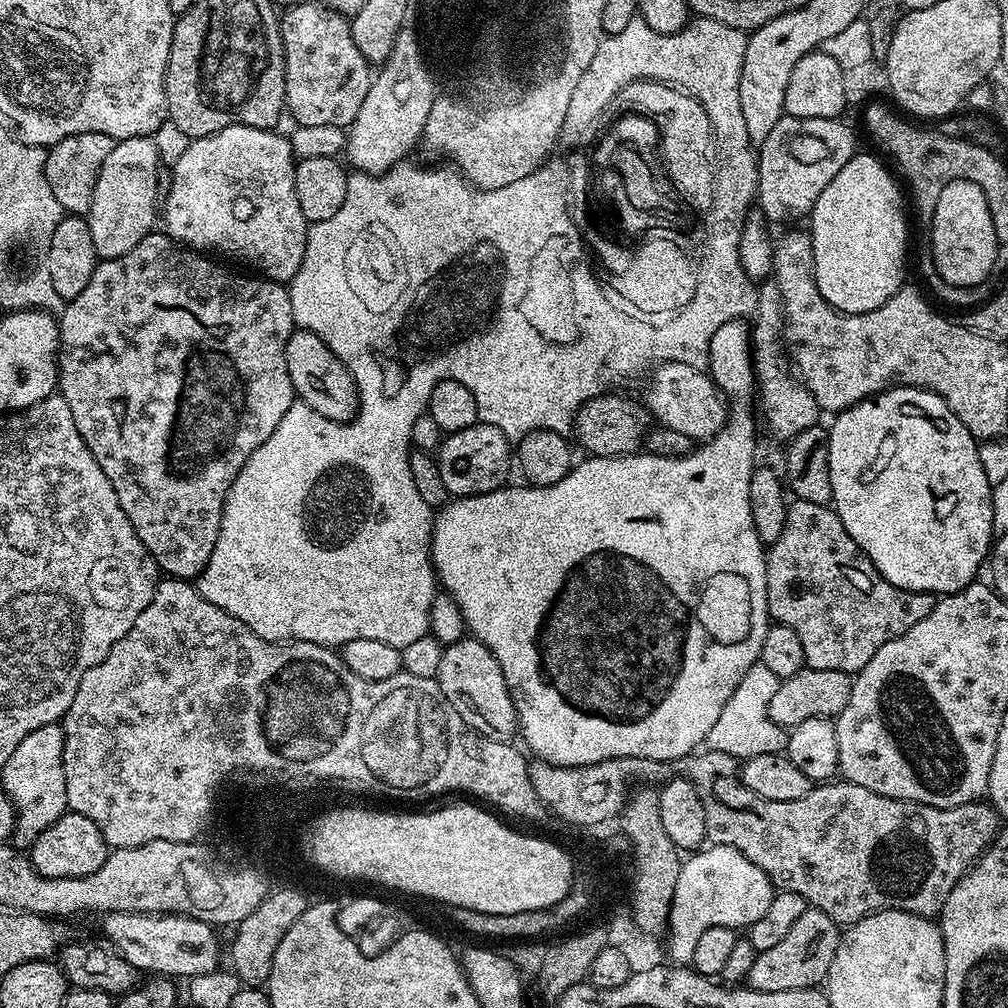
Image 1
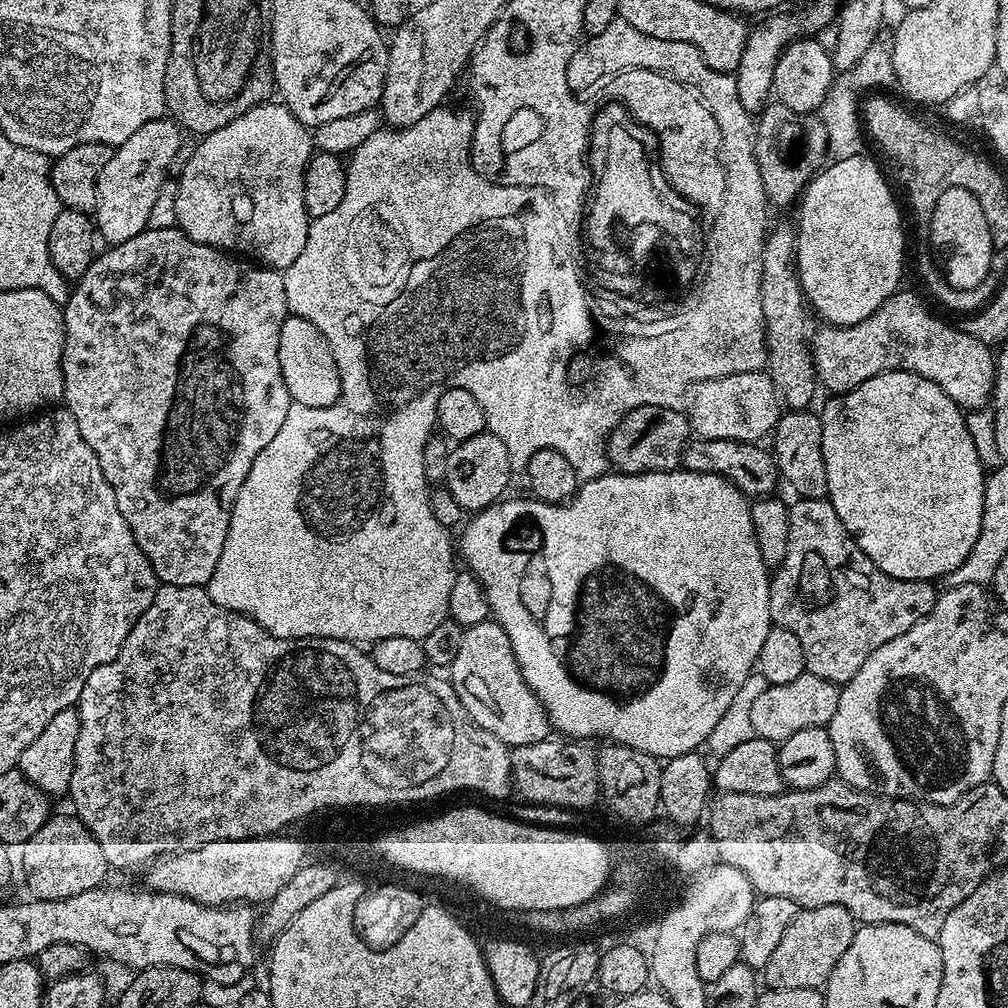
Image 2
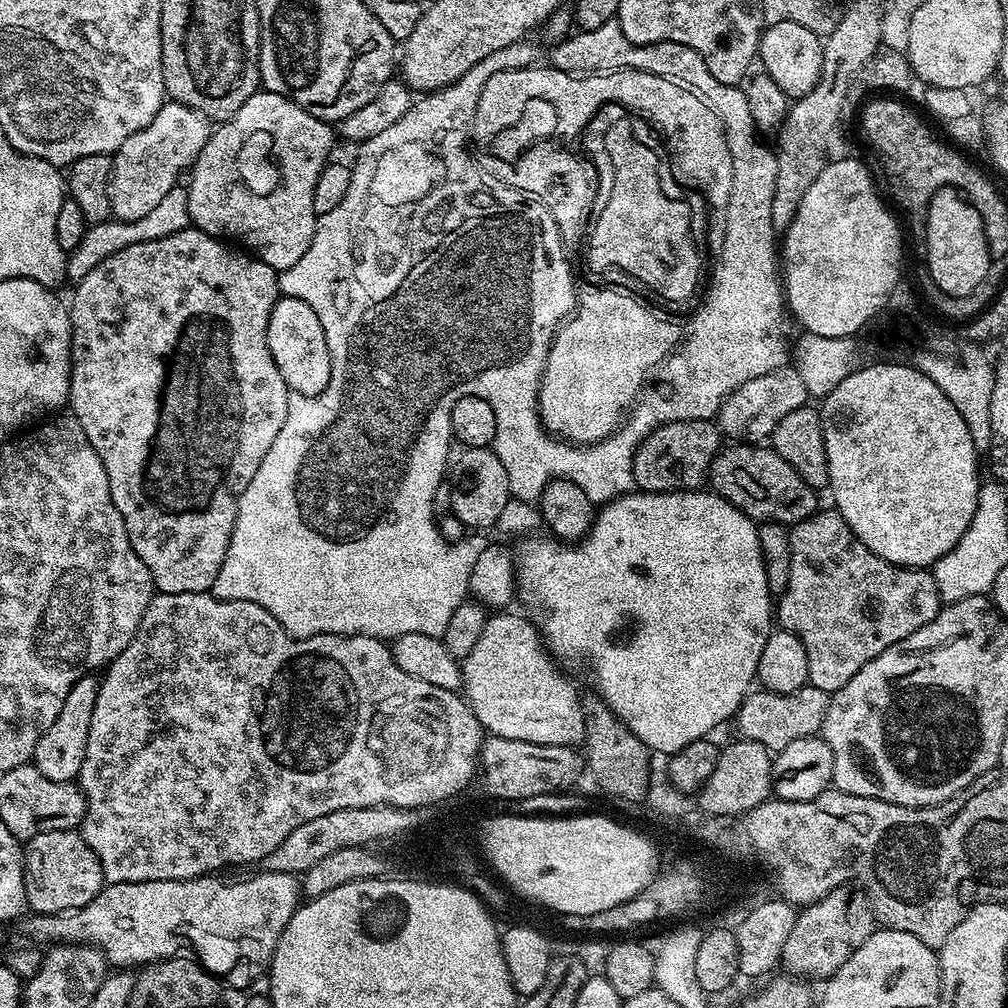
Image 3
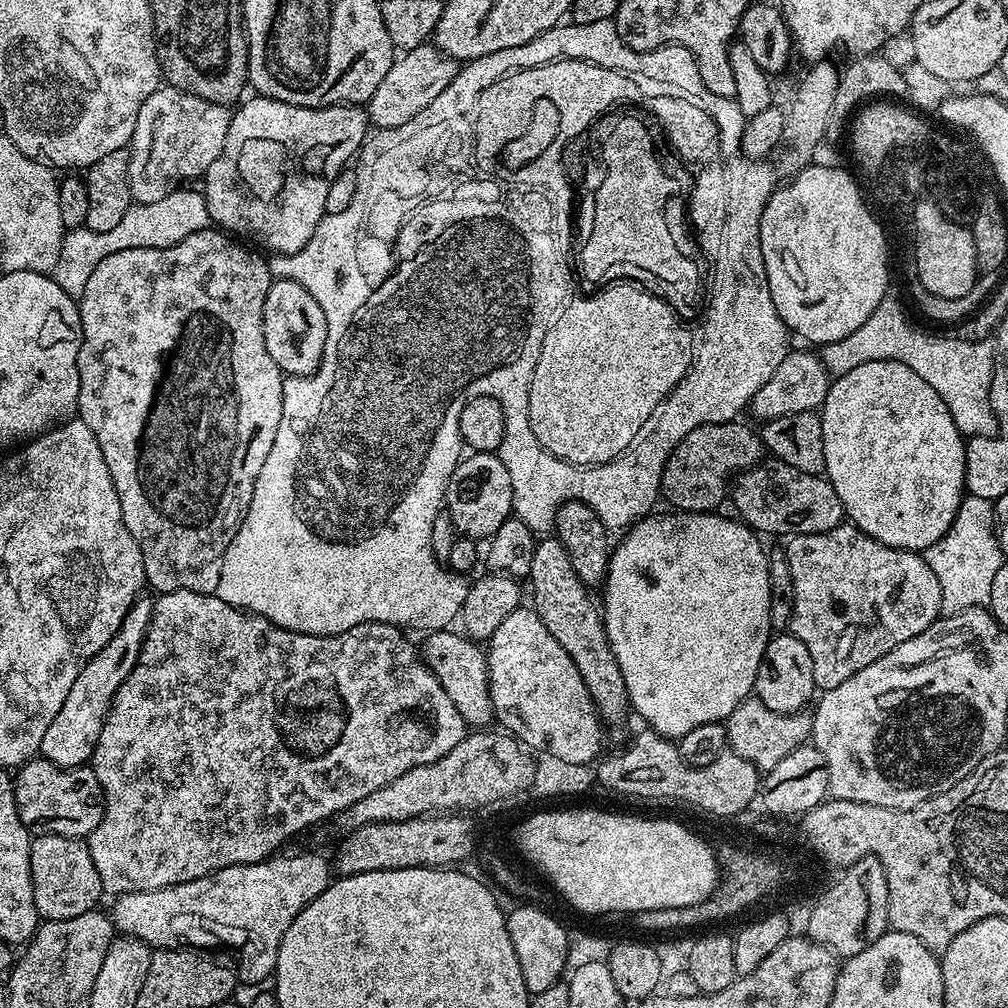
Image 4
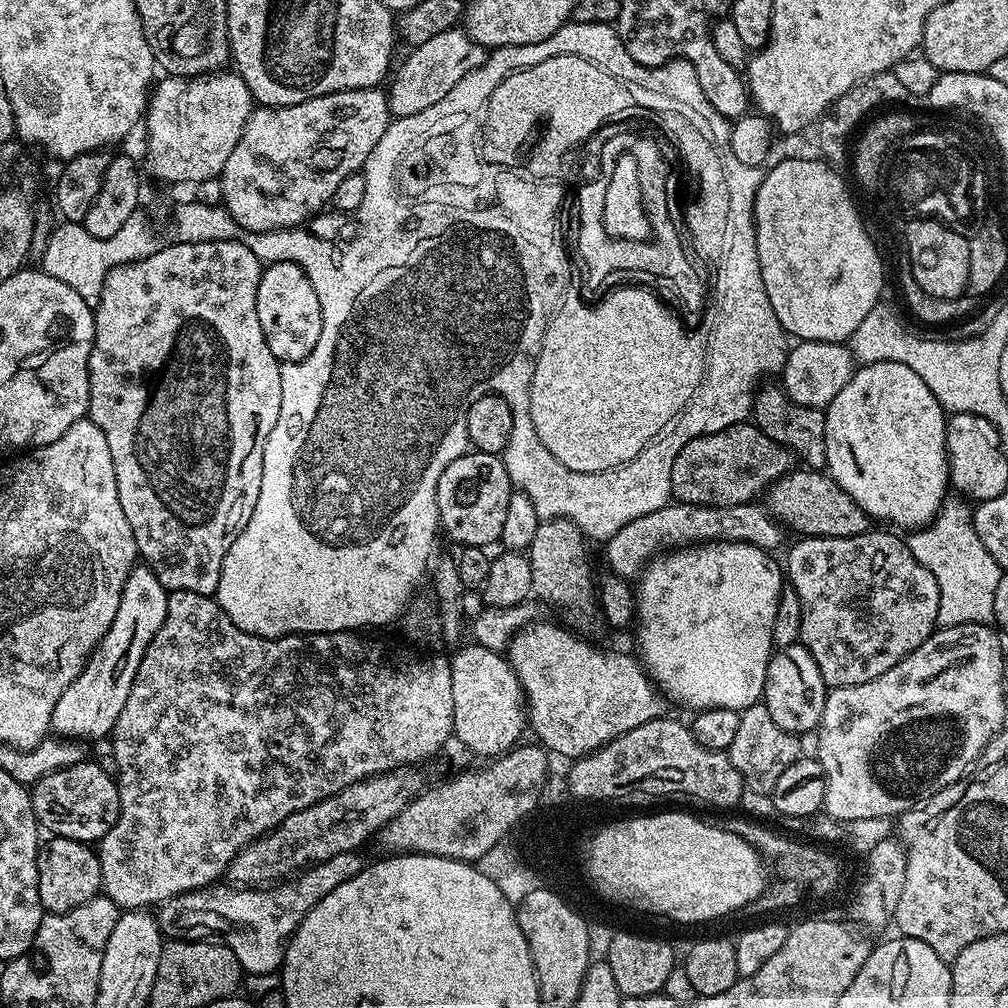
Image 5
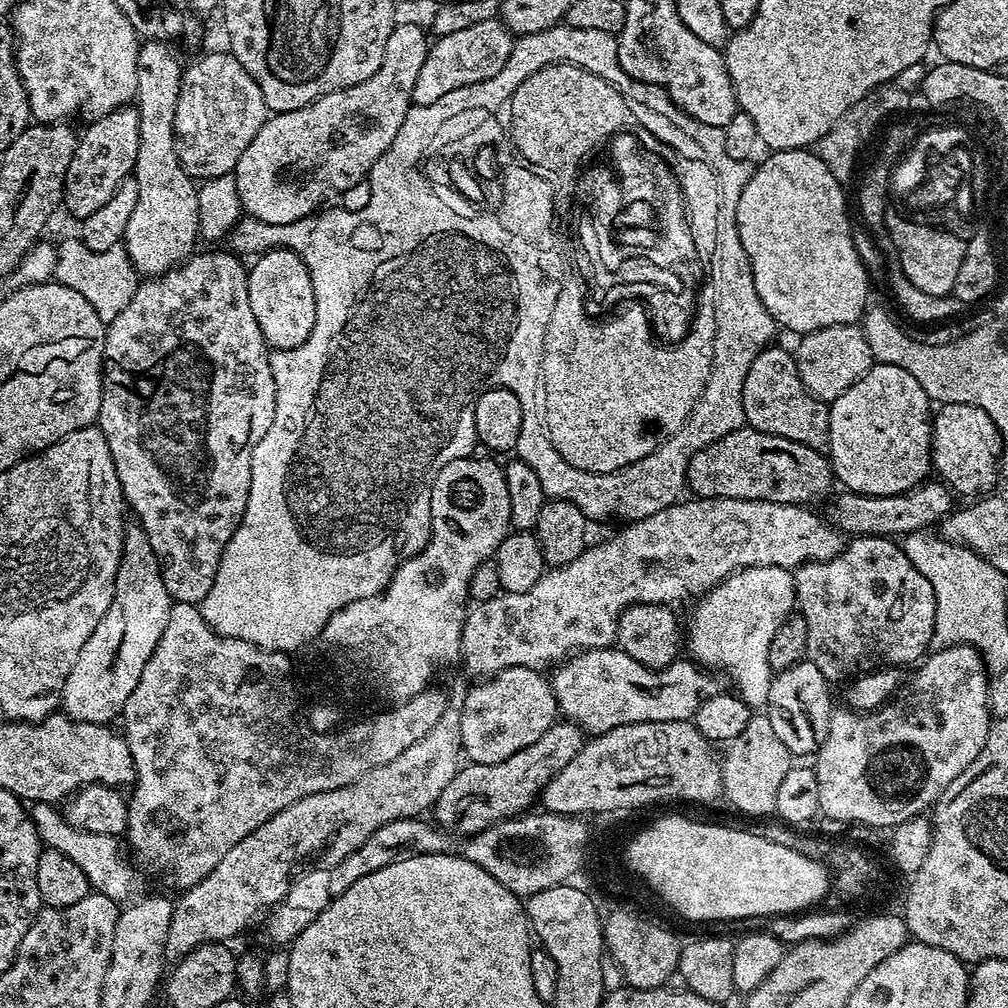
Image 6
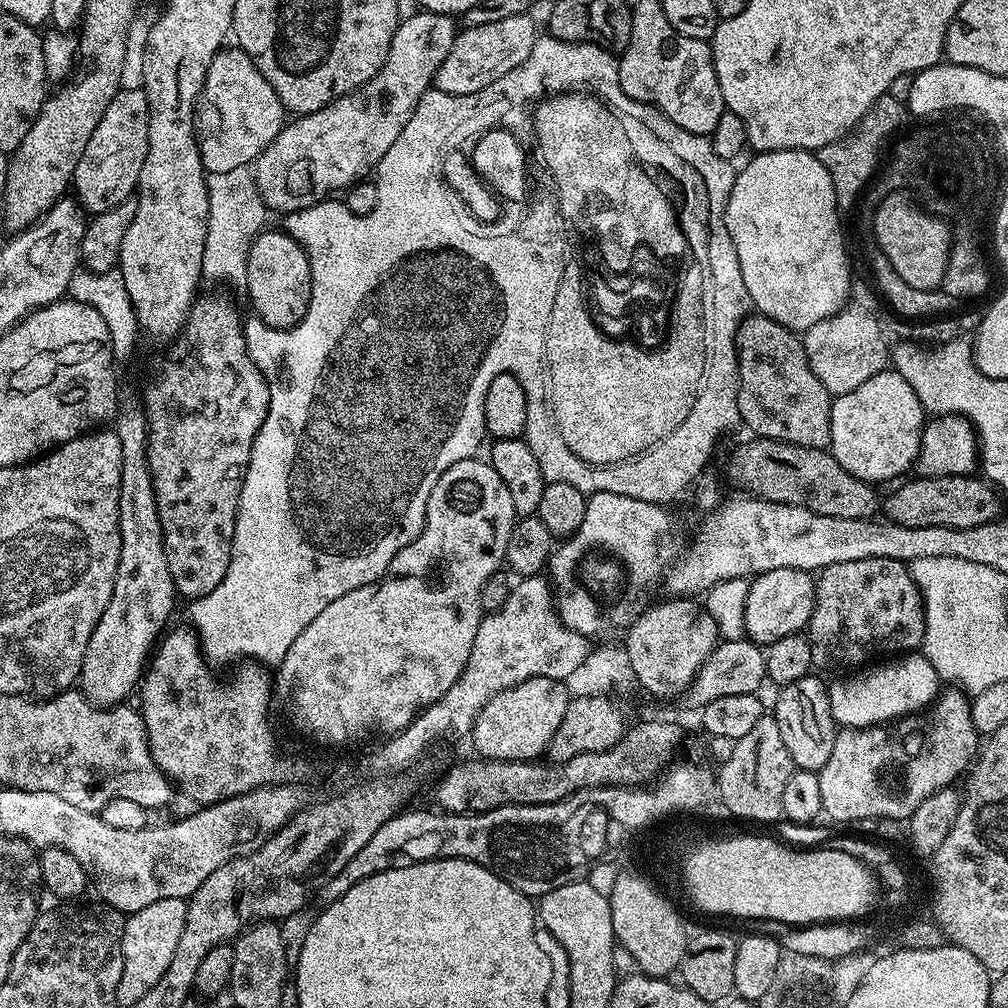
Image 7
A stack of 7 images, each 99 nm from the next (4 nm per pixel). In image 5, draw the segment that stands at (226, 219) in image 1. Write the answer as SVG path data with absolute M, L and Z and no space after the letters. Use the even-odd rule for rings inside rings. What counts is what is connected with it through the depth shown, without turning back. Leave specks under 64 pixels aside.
M383 87L346 90L285 108L257 107L218 177L222 206L246 231L307 225L332 199L342 178L361 171L390 123Z

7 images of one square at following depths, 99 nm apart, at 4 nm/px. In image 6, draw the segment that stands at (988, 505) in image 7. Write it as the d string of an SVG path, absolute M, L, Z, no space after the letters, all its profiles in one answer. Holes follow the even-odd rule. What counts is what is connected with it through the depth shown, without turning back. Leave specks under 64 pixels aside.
M925 482L911 488L908 492L896 494L894 496L863 496L860 492L841 491L841 496L829 506L826 511L826 519L833 528L840 529L841 533L847 534L849 537L857 536L886 536L889 538L903 538L909 532L922 531L929 529L931 526L939 525L940 521L953 511L954 493L947 484L943 482Z

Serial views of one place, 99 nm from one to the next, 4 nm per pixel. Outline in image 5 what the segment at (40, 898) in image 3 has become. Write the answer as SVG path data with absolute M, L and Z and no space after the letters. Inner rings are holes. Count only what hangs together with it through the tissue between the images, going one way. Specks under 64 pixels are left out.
M52 836L43 841L37 851L38 862L38 898L45 913L69 912L74 906L82 906L90 898L101 895L102 870L100 857L92 852L83 840L71 840L61 836Z

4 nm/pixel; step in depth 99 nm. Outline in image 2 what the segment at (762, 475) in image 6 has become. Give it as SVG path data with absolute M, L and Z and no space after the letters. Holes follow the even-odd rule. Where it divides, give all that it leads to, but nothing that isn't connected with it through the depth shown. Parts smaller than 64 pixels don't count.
M638 406L624 415L608 436L611 467L625 476L643 472L675 472L690 439L690 420L680 408Z

